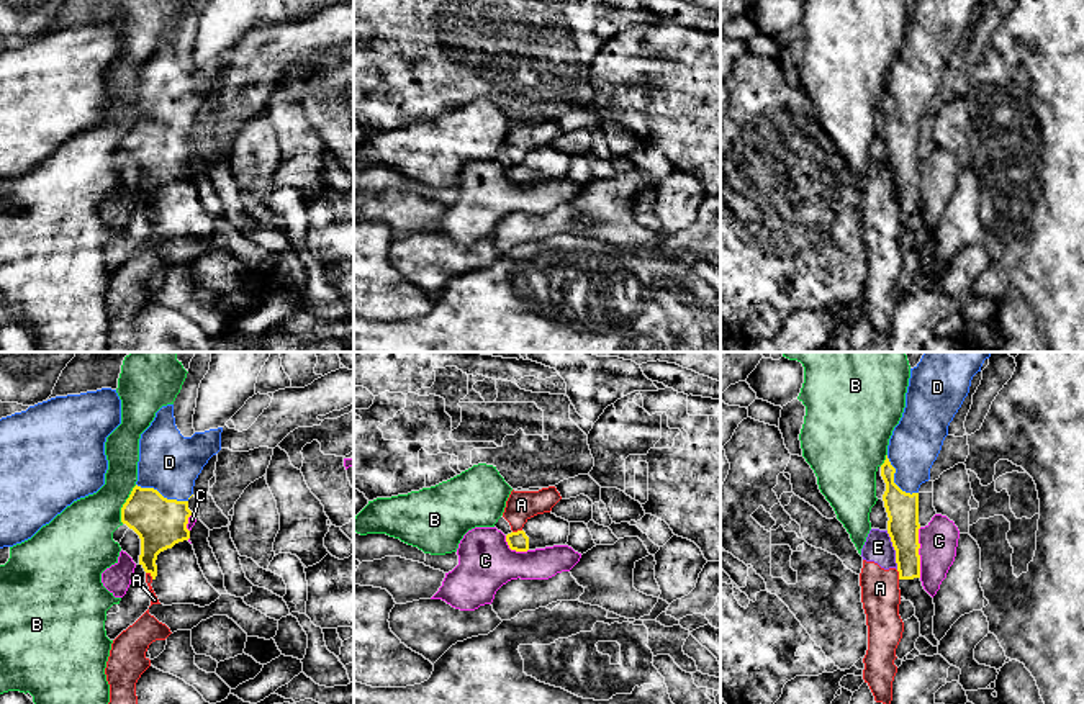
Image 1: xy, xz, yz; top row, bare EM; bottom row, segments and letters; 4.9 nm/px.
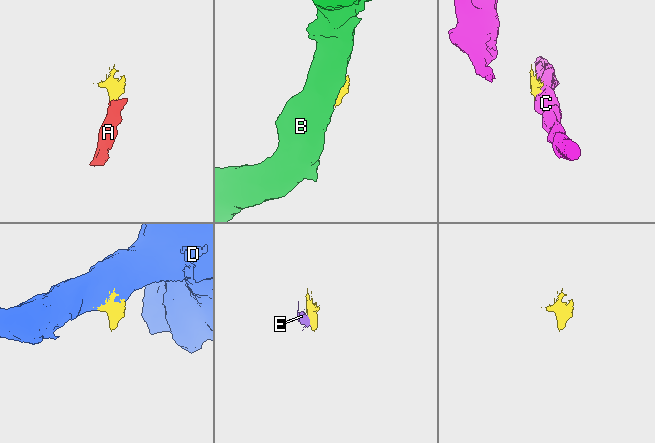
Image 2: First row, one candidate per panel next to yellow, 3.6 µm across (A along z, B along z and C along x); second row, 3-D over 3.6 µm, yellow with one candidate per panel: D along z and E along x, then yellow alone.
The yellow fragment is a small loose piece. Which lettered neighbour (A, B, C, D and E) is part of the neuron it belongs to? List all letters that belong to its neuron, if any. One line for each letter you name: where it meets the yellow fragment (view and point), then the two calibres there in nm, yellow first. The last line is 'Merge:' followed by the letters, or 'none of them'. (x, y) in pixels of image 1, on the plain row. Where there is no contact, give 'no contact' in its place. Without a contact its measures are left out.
D: contact xy (162, 130); calibres 240 and 300 nm
Merge: D

